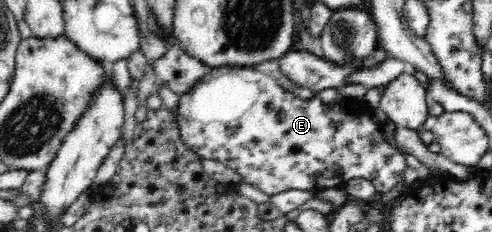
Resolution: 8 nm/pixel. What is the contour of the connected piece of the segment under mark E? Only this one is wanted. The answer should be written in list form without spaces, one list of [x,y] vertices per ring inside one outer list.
[[[224,65],[210,69],[208,74],[205,74],[190,90],[186,90],[184,94],[178,94],[177,108],[173,111],[176,115],[176,123],[180,129],[180,138],[184,147],[193,150],[199,162],[206,160],[214,160],[220,162],[226,167],[234,169],[241,174],[241,177],[248,184],[258,190],[262,190],[264,194],[272,196],[278,192],[286,192],[286,190],[309,190],[312,192],[322,191],[323,189],[332,187],[344,186],[348,180],[352,178],[366,178],[375,186],[378,193],[385,193],[392,190],[398,182],[402,182],[404,173],[408,167],[406,158],[397,149],[394,149],[386,140],[382,138],[380,128],[382,125],[375,124],[370,116],[371,108],[364,102],[363,99],[343,100],[339,99],[336,102],[324,103],[320,98],[312,97],[311,99],[303,100],[296,97],[294,93],[284,91],[276,82],[276,77],[270,76],[269,73],[260,72],[254,67],[240,67]]]

